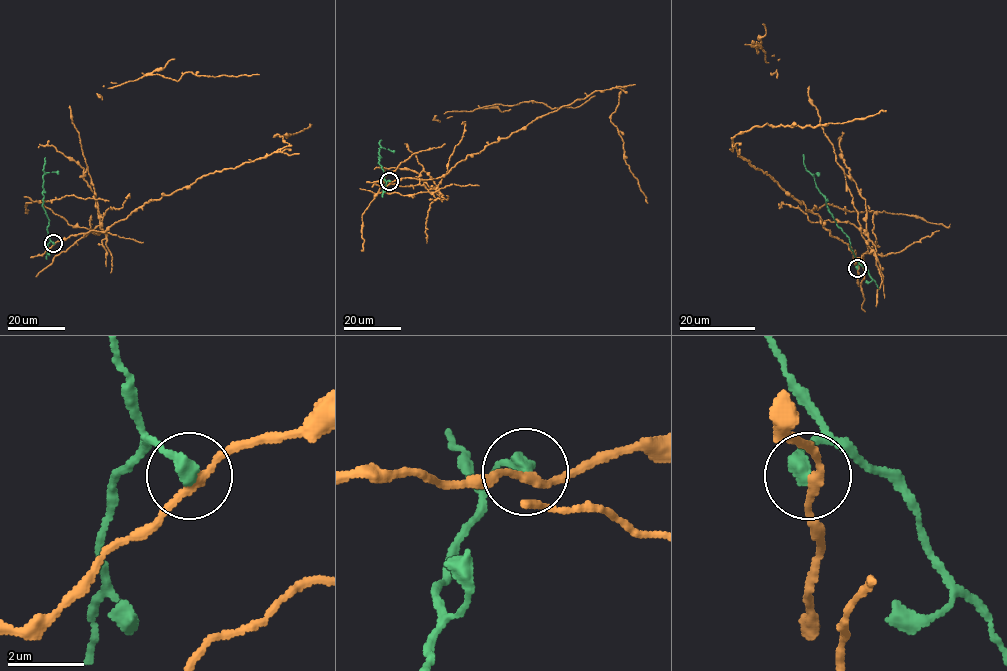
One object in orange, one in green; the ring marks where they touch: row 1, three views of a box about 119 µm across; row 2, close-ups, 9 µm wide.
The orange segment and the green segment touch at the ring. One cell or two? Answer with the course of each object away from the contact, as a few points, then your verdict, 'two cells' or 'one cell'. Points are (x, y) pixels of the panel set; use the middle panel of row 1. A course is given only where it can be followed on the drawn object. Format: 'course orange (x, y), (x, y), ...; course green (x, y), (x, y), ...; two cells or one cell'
course orange (390, 181), (444, 177), (468, 155), (539, 117), (595, 91), (625, 86), (610, 121), (648, 202); course green (390, 181), (384, 179), (378, 163), (381, 140); two cells

